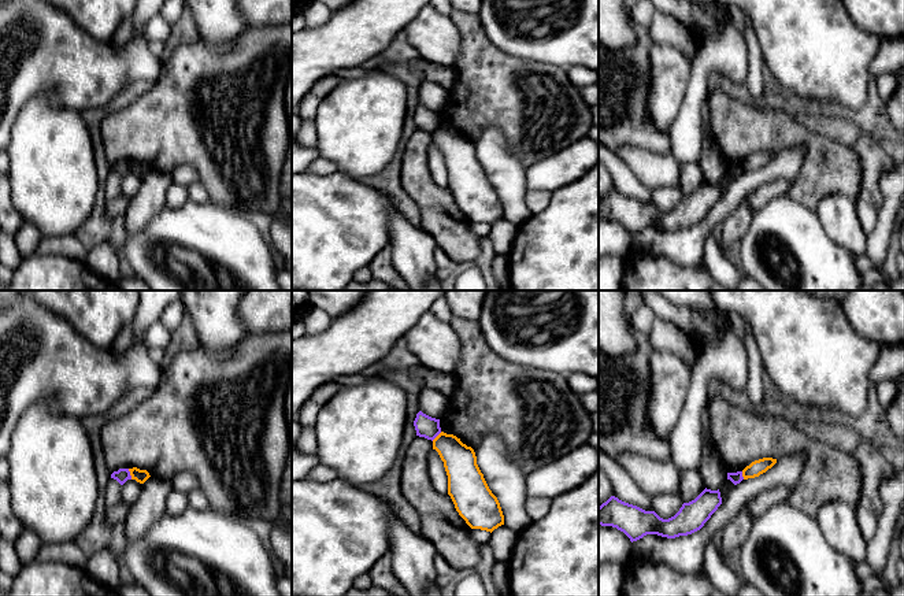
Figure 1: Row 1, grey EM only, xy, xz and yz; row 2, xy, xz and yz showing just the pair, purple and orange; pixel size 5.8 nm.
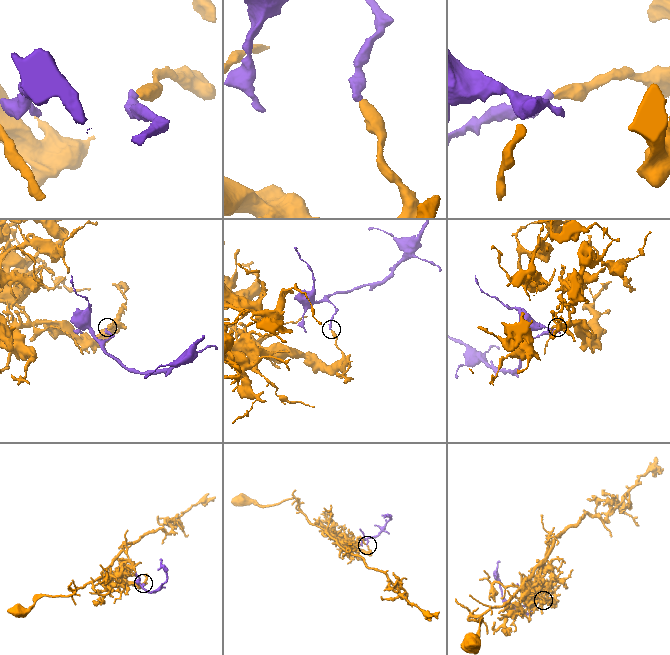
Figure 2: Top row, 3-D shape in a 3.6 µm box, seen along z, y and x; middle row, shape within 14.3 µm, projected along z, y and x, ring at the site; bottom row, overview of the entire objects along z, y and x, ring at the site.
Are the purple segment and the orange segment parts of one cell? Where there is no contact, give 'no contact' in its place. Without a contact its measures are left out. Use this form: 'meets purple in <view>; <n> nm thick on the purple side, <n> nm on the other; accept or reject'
meets purple in xy; 80 nm thick on the purple side, 80 nm on the other; reject

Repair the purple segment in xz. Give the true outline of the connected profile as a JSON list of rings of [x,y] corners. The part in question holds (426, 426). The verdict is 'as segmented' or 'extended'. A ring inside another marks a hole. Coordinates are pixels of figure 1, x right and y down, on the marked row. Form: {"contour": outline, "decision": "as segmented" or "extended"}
{"contour": [[[422,411],[416,414],[414,426],[416,436],[425,437],[431,441],[441,433],[440,419],[431,418]]], "decision": "as segmented"}

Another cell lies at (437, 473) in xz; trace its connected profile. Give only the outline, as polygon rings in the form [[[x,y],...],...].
[[[431,449],[429,455],[429,477],[431,485],[441,495],[448,495],[448,475],[438,452]]]

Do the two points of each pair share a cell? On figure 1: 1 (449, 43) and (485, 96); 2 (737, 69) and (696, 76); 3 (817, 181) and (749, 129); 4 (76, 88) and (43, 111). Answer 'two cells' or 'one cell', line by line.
1: two cells
2: one cell
3: one cell
4: two cells

